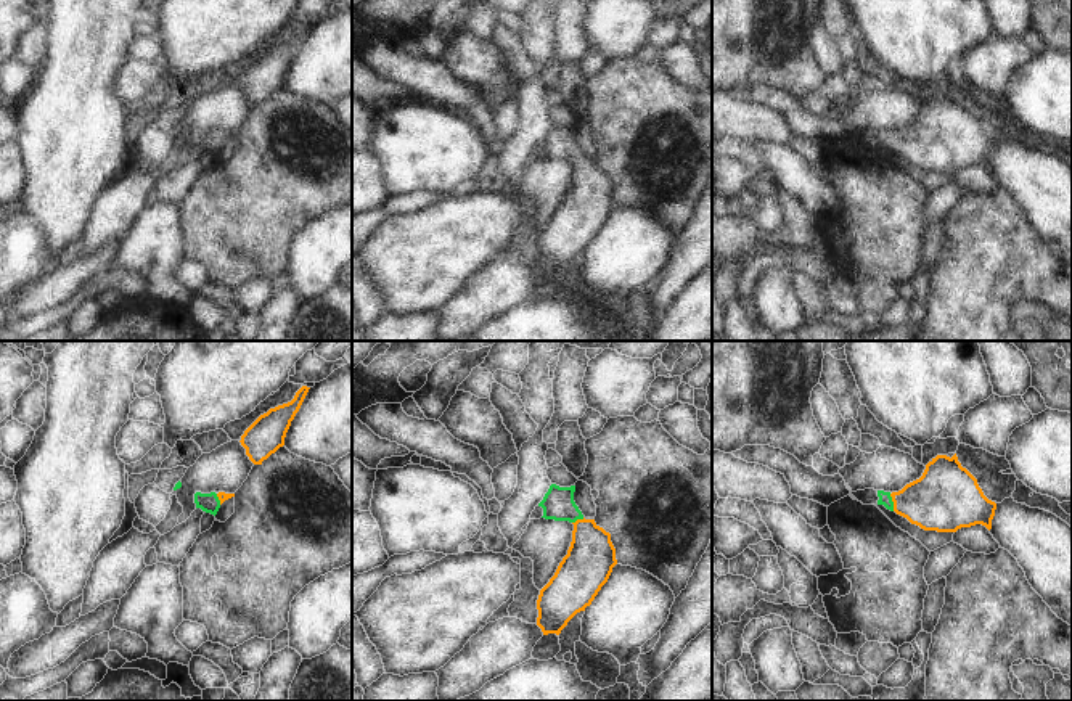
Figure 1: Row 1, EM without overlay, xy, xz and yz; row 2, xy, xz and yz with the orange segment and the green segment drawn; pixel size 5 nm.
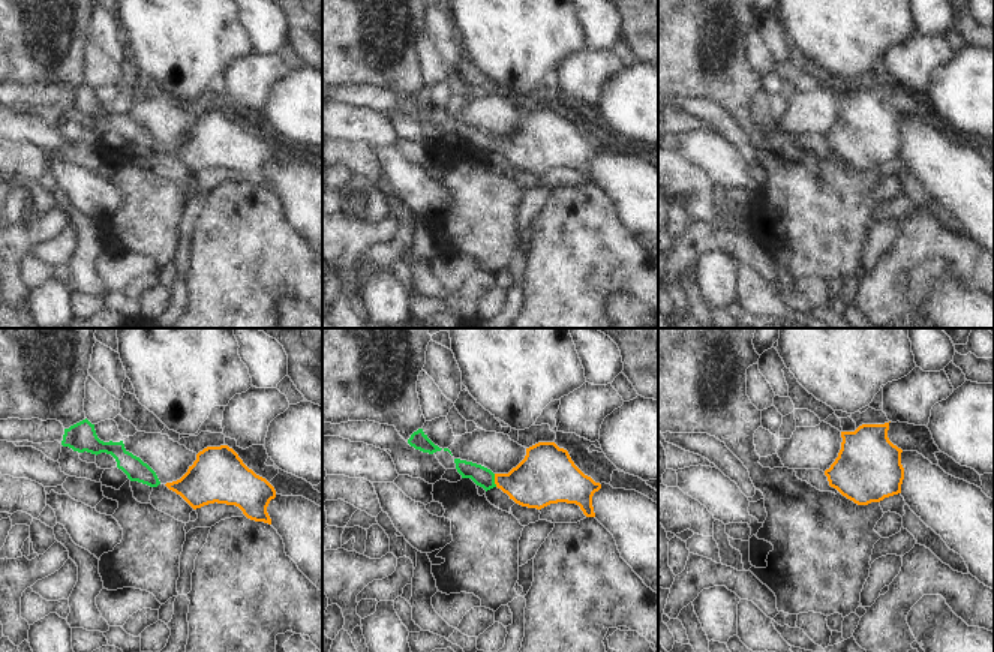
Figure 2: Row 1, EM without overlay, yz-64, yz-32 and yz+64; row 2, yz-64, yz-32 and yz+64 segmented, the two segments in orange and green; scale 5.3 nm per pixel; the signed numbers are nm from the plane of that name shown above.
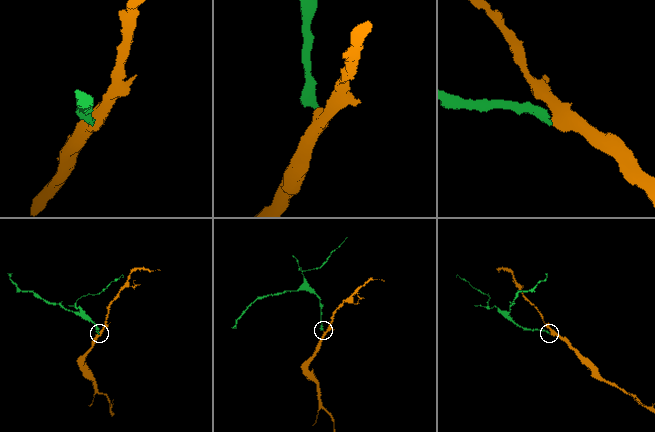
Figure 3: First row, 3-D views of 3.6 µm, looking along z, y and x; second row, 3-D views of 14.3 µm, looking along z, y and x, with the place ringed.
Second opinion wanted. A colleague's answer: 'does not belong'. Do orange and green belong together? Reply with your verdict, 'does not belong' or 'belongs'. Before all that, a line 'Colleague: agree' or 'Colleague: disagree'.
Colleague: disagree
belongs

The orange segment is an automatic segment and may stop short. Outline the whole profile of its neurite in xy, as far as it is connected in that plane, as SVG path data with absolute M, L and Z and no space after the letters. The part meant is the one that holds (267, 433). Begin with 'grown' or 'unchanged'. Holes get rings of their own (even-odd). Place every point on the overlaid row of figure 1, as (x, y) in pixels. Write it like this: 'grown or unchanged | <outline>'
unchanged | M302 386L291 402L270 408L244 431L239 442L254 465L262 465L264 460L284 445L286 432L309 389Z

